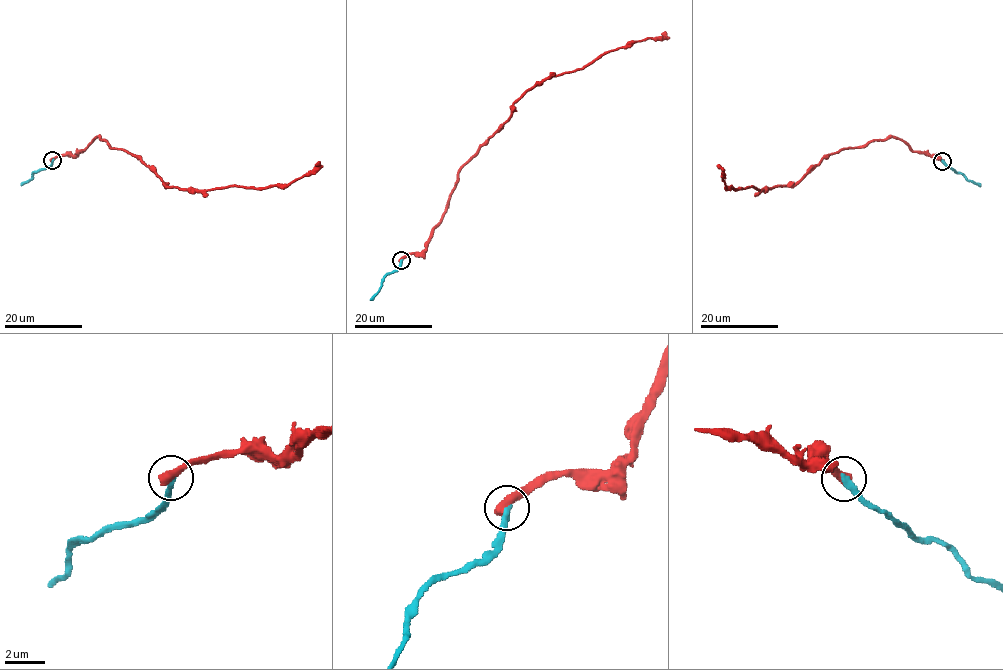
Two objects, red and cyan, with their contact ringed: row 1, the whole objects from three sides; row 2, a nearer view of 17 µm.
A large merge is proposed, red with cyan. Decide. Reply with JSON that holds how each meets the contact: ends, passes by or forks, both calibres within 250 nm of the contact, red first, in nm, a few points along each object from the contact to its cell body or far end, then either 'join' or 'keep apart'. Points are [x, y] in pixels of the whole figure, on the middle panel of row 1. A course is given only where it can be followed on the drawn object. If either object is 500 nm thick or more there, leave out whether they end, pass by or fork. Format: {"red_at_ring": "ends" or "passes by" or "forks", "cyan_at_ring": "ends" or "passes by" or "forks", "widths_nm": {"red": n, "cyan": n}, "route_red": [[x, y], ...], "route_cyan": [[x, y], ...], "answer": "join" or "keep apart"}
{"widths_nm": {"red": 550, "cyan": 320}, "route_red": [[401, 260], [424, 250], [459, 170], [510, 118], [513, 104], [527, 91], [665, 32]], "route_cyan": [[401, 260], [396, 270], [384, 277], [380, 289], [370, 299]], "answer": "keep apart"}

